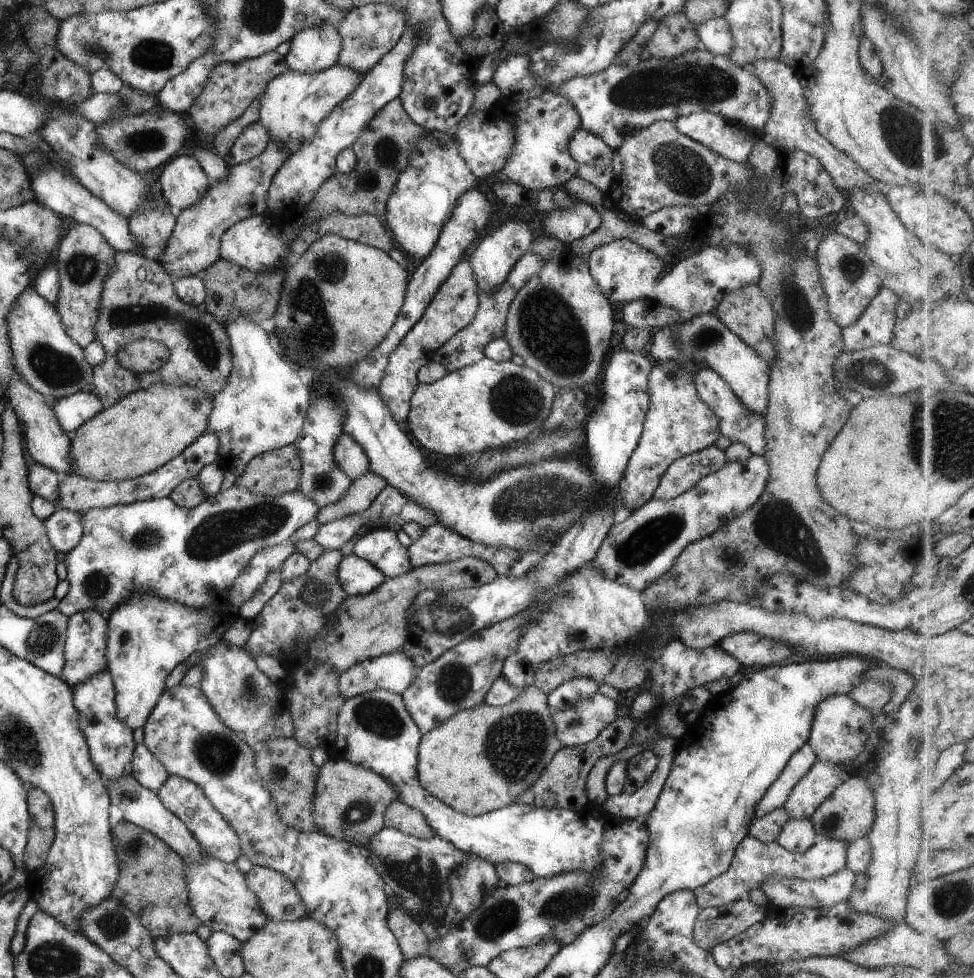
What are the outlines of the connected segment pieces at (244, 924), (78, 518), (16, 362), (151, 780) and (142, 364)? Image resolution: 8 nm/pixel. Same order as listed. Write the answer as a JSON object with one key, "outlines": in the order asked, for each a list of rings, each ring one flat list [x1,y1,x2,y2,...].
{"outlines":[[[208,856,204,861,190,861,187,864,185,878,188,901,202,925,208,926,212,931,226,932,242,944,265,926,267,915,259,907,258,898,247,886,245,874,234,863,224,863]],[[57,509,52,516,43,521,47,536,57,552,71,552,82,539,82,513,67,509]],[[31,284,13,305,8,326,14,369,31,388,52,400,89,388,93,368,86,362,83,349,66,333,55,306,41,298]],[[142,743,136,745,132,758,133,772,131,776,150,791,160,791,169,778,166,768,152,755]],[[147,339,133,341,117,353,120,366,133,374,157,371,169,358,170,351,164,344]]]}

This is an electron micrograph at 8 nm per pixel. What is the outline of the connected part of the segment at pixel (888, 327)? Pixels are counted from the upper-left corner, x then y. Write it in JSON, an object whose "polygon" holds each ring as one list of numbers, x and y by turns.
{"polygon":[[885,287,881,288,877,296,870,302,866,311,852,324,842,330,844,353,860,351,875,345,888,345,894,339,894,330,897,320,896,308,900,300,898,296]]}

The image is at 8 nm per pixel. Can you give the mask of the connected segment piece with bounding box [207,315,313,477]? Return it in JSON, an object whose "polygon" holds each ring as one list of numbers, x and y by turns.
{"polygon":[[237,315,224,326,231,343,232,373,224,389,213,398,213,410,209,415,207,431,219,437,220,458,217,462,222,471,230,471,235,477,240,477,248,462,256,456,283,448,298,439,313,401,313,387,304,386,296,370,289,366,289,361,275,345,273,335,250,321,249,317]]}

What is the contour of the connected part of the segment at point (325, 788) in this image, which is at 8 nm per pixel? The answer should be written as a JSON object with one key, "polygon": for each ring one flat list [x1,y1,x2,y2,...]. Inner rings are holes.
{"polygon":[[343,759,329,760,317,775,314,823,322,835,364,848,385,828,386,808,394,800,397,791,386,778]]}

